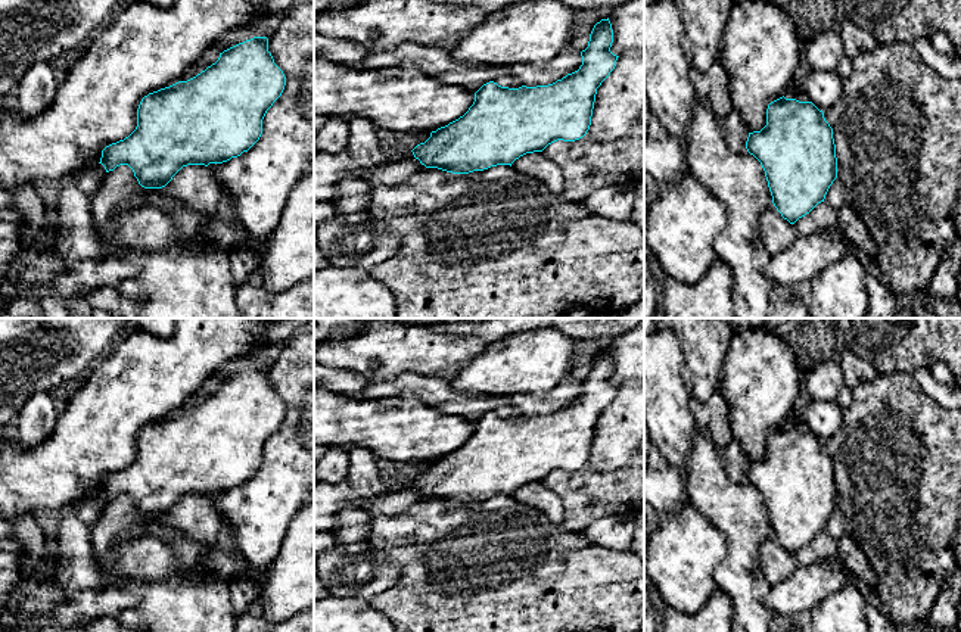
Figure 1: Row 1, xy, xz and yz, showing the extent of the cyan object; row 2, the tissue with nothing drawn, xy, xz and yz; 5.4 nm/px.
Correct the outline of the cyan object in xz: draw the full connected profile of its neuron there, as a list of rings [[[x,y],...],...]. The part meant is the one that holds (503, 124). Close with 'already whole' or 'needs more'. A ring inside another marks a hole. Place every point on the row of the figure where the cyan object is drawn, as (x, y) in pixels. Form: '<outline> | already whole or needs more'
[[[597,22],[590,34],[588,47],[581,52],[582,65],[548,85],[519,88],[501,87],[494,81],[475,93],[475,102],[458,119],[430,133],[430,137],[411,152],[426,168],[452,174],[483,171],[497,165],[510,165],[526,153],[542,152],[548,144],[582,138],[591,125],[597,88],[610,75],[619,56],[610,52],[612,24]]] | already whole

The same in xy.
[[[254,37],[239,43],[220,53],[218,60],[196,77],[144,96],[137,109],[136,130],[124,140],[106,146],[99,164],[106,172],[119,165],[128,165],[141,187],[162,189],[183,166],[227,162],[248,152],[259,140],[262,119],[282,96],[284,85],[286,77],[268,52],[267,37]]] | already whole

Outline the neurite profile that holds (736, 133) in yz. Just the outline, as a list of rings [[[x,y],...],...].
[[[733,109],[728,113],[728,116],[721,122],[721,128],[728,146],[733,150],[738,153],[747,152],[746,141],[749,137],[749,130],[737,109]]]

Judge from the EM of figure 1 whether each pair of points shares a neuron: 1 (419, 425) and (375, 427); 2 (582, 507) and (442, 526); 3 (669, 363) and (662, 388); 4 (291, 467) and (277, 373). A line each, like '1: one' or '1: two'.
1: one
2: two
3: one
4: one

